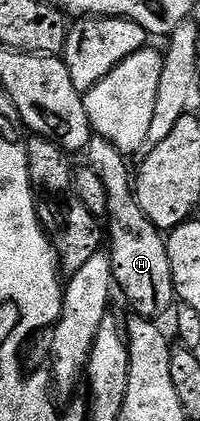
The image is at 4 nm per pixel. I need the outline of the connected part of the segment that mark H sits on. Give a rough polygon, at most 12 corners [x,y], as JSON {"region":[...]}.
{"region":[[91,136],[107,192],[115,286],[137,316],[176,305],[163,230],[144,215],[127,154]]}

